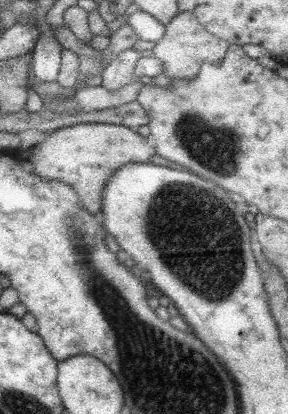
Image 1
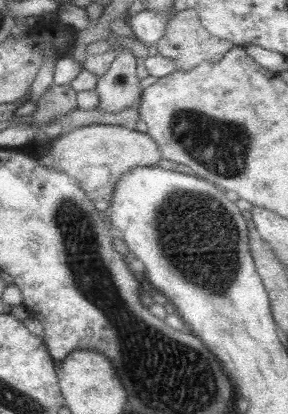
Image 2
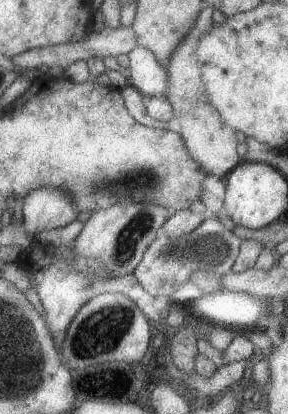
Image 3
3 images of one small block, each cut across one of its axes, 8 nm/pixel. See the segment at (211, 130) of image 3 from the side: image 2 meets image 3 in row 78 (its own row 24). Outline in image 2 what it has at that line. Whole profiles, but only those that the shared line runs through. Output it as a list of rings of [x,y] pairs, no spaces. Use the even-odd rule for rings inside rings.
[[[189,8],[189,10],[177,12],[175,18],[171,18],[167,22],[167,30],[165,30],[163,38],[155,46],[157,46],[159,56],[165,56],[165,58],[169,58],[169,60],[173,60],[177,64],[177,70],[191,72],[191,68],[199,66],[201,62],[219,62],[235,44],[229,42],[229,40],[221,40],[221,38],[209,34],[201,26],[201,22],[197,18],[197,12],[193,8]]]

